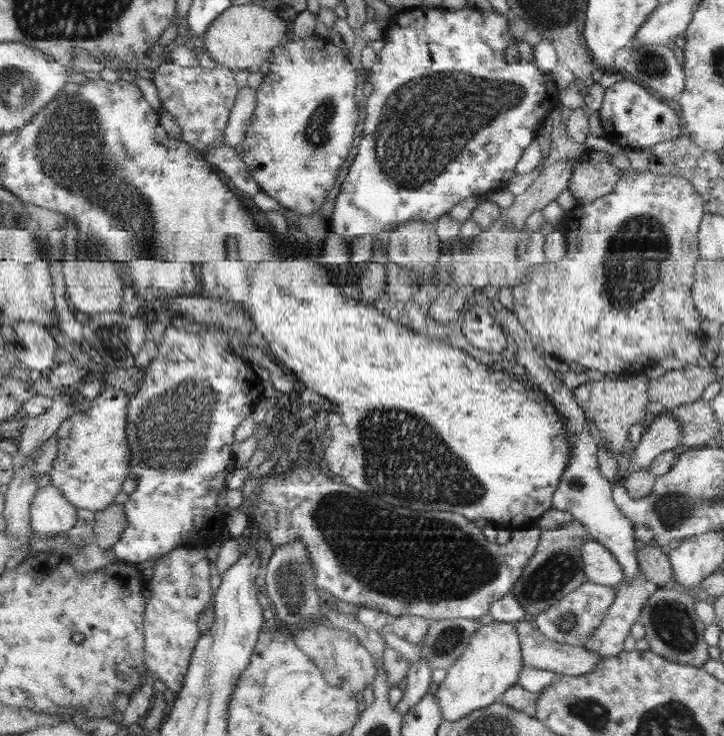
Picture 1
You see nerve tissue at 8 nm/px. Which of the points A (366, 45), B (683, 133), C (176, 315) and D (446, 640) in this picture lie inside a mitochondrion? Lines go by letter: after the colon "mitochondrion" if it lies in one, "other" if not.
A: other
B: other
C: other
D: mitochondrion

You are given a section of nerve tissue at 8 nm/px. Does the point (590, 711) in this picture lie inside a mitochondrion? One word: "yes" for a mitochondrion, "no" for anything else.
yes

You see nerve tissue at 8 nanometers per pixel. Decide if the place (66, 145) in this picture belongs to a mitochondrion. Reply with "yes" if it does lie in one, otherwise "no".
yes

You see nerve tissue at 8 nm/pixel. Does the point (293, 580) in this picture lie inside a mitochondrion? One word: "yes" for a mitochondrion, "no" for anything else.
yes

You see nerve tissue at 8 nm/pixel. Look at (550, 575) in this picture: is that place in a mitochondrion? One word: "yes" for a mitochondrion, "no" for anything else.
yes

